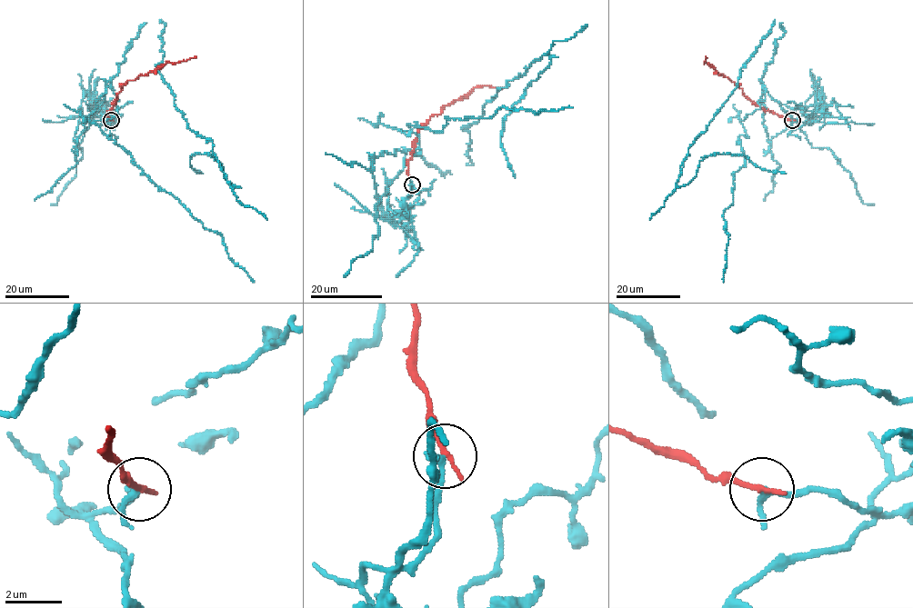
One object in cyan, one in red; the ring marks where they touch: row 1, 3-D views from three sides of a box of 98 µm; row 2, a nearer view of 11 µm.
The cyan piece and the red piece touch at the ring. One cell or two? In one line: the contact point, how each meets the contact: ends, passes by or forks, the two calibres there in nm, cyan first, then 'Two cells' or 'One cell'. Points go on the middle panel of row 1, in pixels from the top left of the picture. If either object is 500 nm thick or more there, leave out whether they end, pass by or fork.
Place: (412, 184). At the ring cyan passes by. At the ring red ends. Thickness 200 nm (cyan) against 220 nm. Two cells

